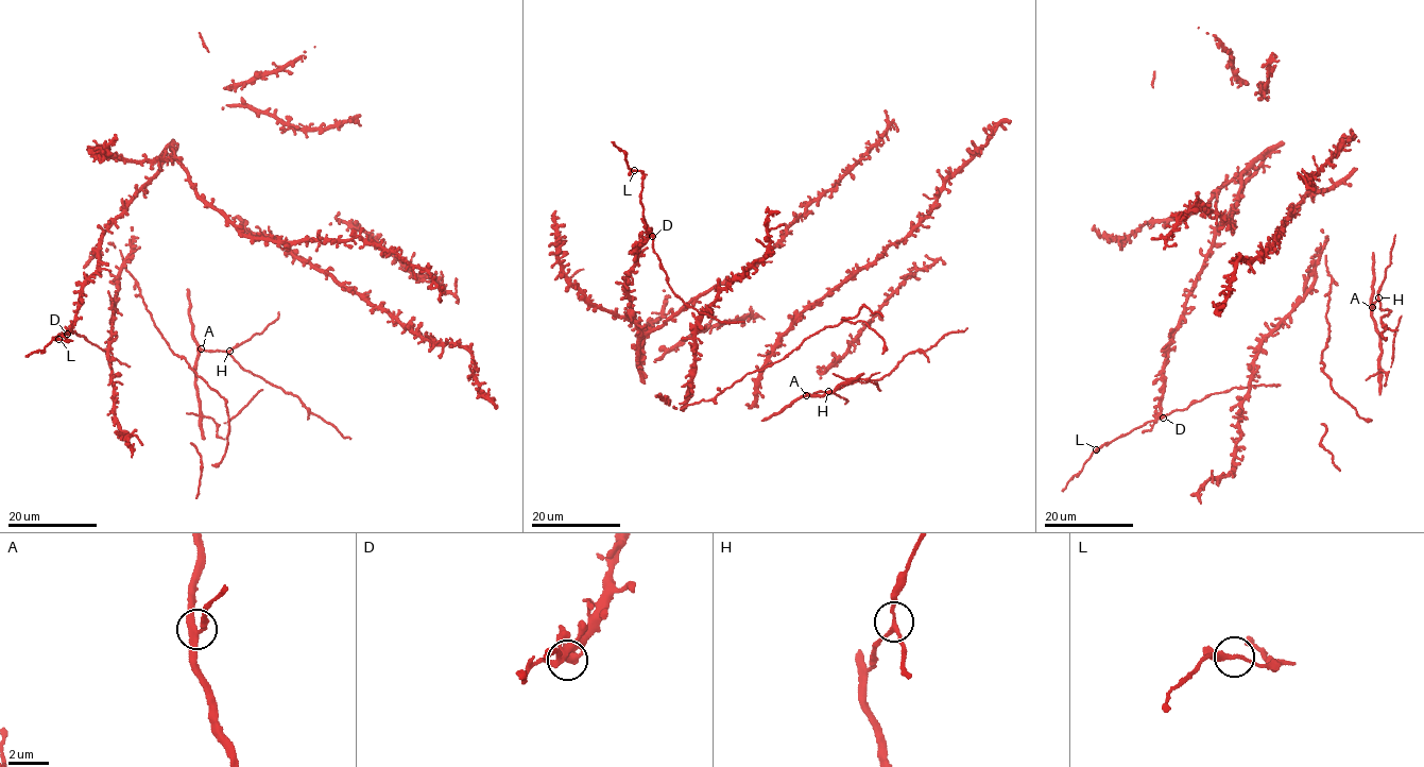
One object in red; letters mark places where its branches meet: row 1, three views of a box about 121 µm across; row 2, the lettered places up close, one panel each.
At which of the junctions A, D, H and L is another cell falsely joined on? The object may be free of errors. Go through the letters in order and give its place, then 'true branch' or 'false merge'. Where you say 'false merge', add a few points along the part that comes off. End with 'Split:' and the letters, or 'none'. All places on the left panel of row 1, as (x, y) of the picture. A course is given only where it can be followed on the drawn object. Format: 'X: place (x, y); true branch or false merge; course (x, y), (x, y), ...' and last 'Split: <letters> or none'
A: place (201, 348); true branch
D: place (67, 334); true branch
H: place (229, 351); true branch
L: place (58, 339); true branch
Split: none

